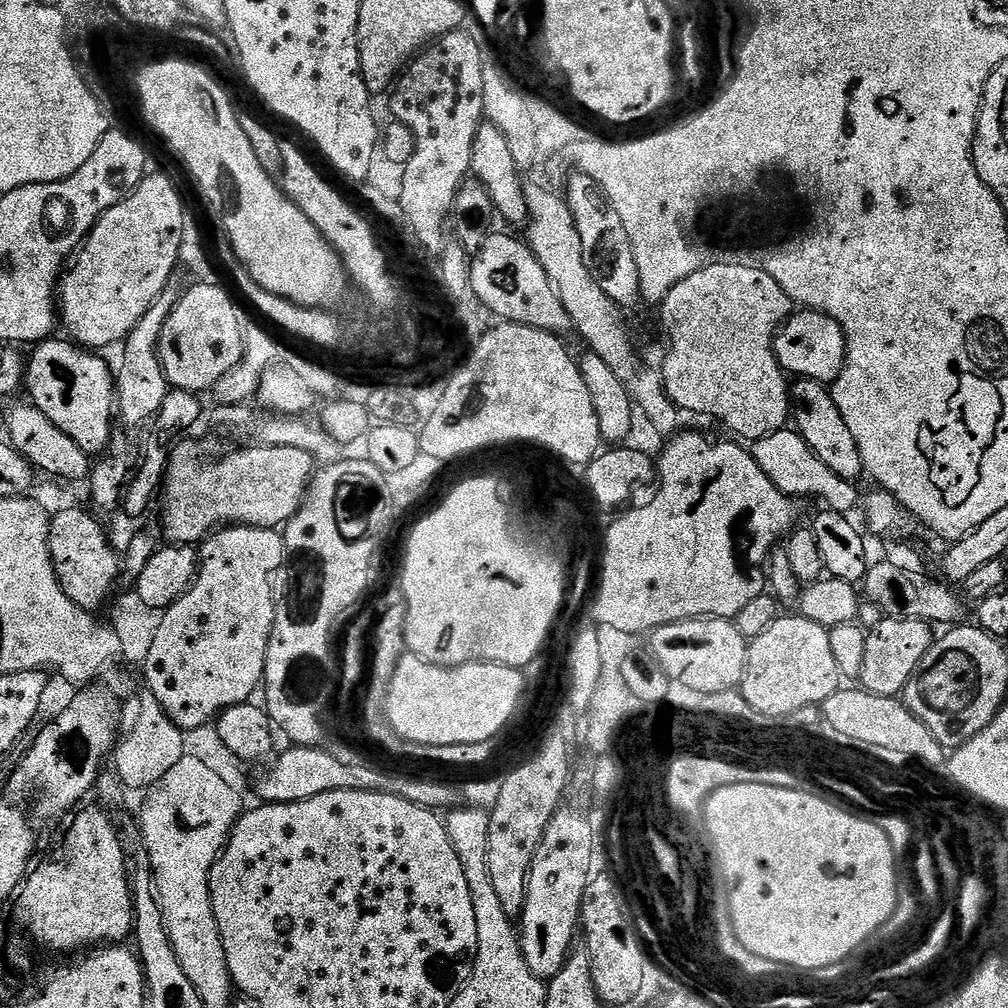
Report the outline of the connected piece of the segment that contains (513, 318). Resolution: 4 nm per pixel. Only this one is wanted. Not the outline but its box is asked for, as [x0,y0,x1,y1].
[470,233,571,335]

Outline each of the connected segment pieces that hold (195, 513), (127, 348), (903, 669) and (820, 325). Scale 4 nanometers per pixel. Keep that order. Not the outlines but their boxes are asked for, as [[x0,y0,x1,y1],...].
[[162,443,316,545],[114,287,178,428],[859,618,934,697],[776,310,846,386]]

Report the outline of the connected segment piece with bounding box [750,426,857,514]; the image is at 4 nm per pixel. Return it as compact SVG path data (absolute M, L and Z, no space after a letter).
M785 426L779 432L770 434L766 438L755 441L750 448L752 456L758 462L762 474L782 490L782 494L793 498L799 496L821 496L827 507L834 512L851 513L851 508L856 504L857 485L851 480L838 478L826 462L822 462L814 454L811 446L804 441L803 436L791 427Z

